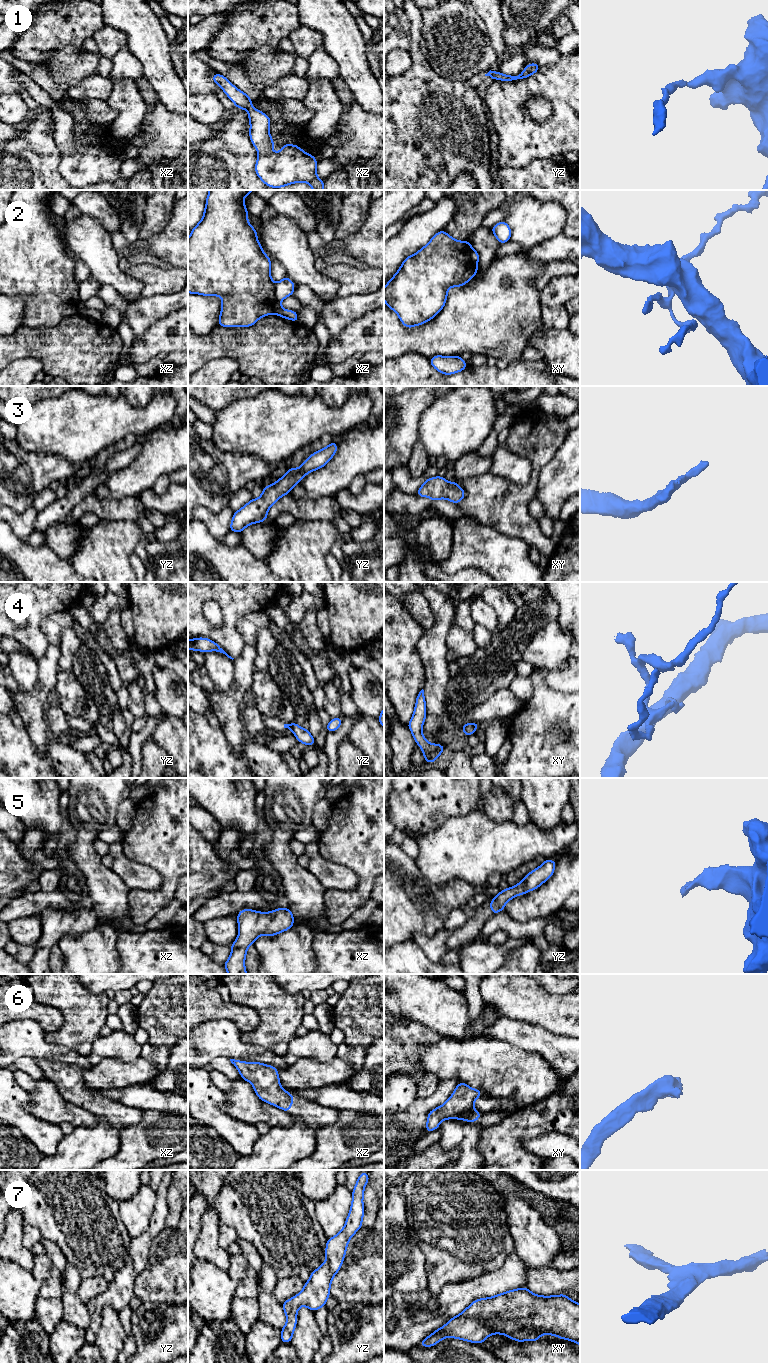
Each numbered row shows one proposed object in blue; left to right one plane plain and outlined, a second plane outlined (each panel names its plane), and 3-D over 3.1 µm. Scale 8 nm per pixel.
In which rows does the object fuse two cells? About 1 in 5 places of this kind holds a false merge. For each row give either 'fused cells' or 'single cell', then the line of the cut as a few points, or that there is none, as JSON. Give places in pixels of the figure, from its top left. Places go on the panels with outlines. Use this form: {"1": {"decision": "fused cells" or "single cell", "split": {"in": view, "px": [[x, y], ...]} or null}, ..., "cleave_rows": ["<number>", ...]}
{"1": {"decision": "single cell", "split": null}, "2": {"decision": "fused cells", "split": {"in": "xz", "px": [[275, 284], [273, 312]]}}, "3": {"decision": "single cell", "split": null}, "4": {"decision": "fused cells", "split": {"in": "xy", "px": [[472, 723], [474, 731]]}}, "5": {"decision": "single cell", "split": null}, "6": {"decision": "single cell", "split": null}, "7": {"decision": "single cell", "split": null}, "cleave_rows": ["2", "4"]}

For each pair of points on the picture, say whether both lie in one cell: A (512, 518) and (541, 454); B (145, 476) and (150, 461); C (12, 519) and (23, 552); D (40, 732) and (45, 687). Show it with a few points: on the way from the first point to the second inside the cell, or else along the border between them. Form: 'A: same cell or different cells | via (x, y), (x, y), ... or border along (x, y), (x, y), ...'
A: same cell | via (516, 502), (532, 486), (536, 470)
B: same cell | via (145, 472), (149, 465)
C: different cells | border along (10, 525), (13, 533), (22, 540)
D: same cell | via (38, 721), (38, 698)

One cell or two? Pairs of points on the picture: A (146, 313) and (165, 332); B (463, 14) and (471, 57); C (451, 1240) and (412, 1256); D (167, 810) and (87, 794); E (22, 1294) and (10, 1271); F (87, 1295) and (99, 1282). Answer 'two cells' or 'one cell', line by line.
A: two cells
B: one cell
C: two cells
D: two cells
E: one cell
F: one cell

